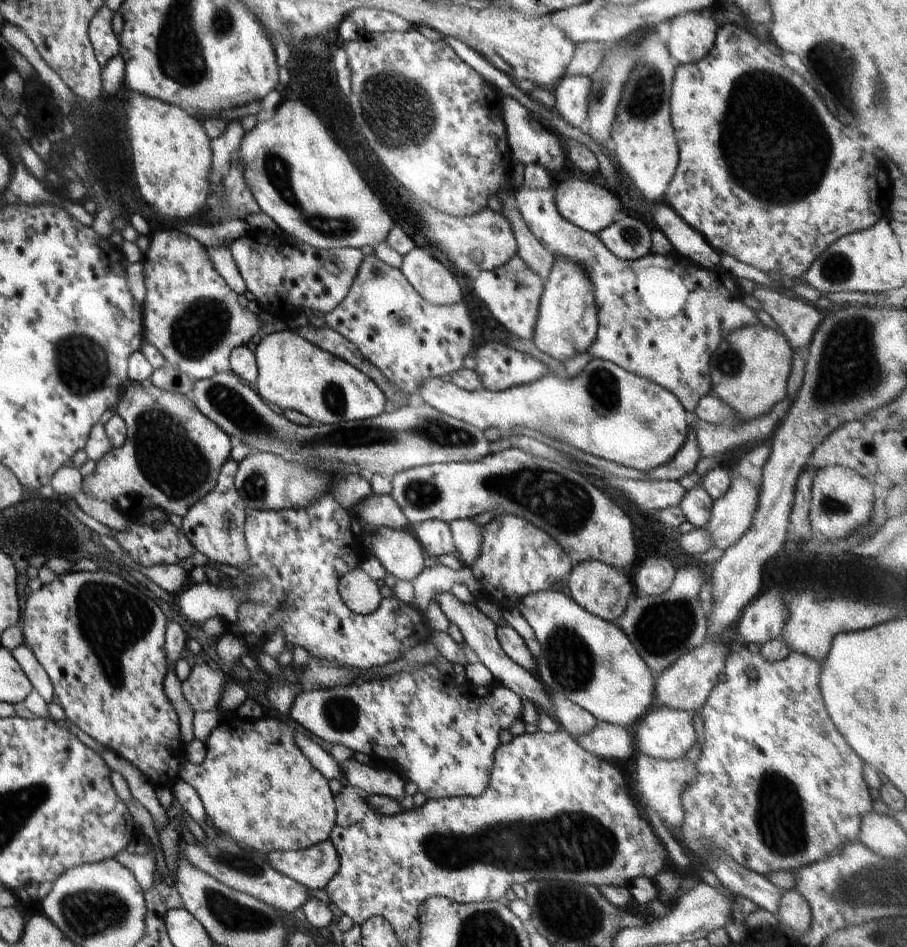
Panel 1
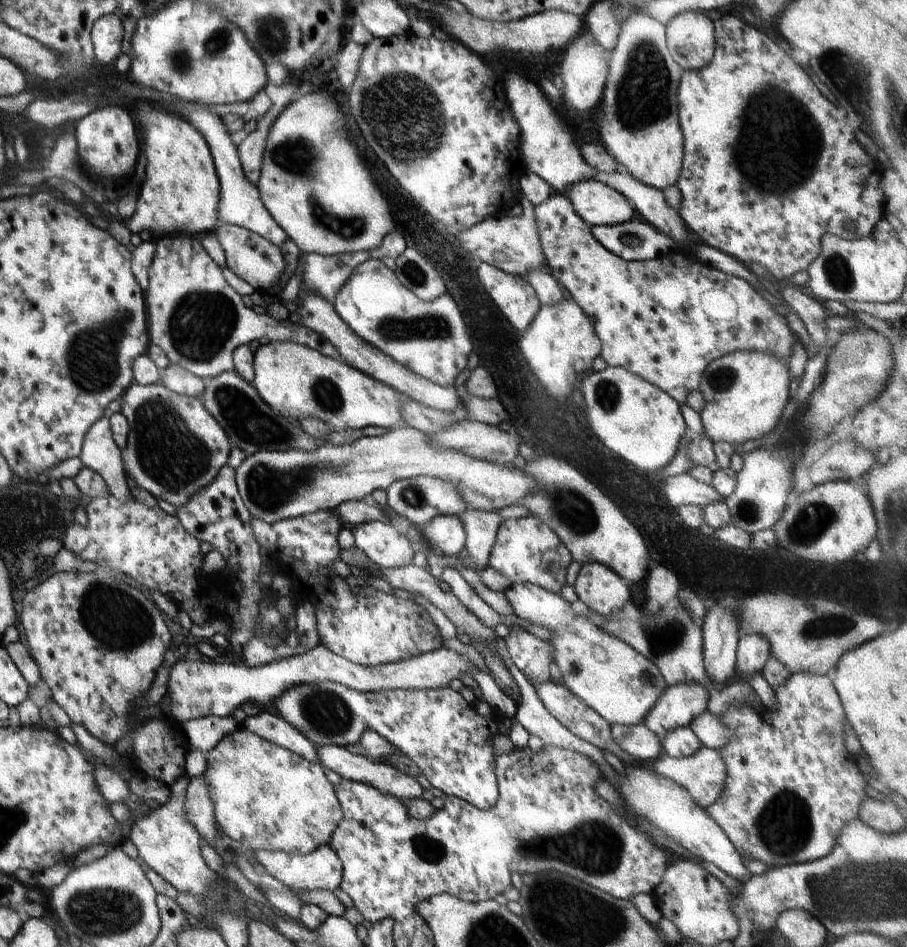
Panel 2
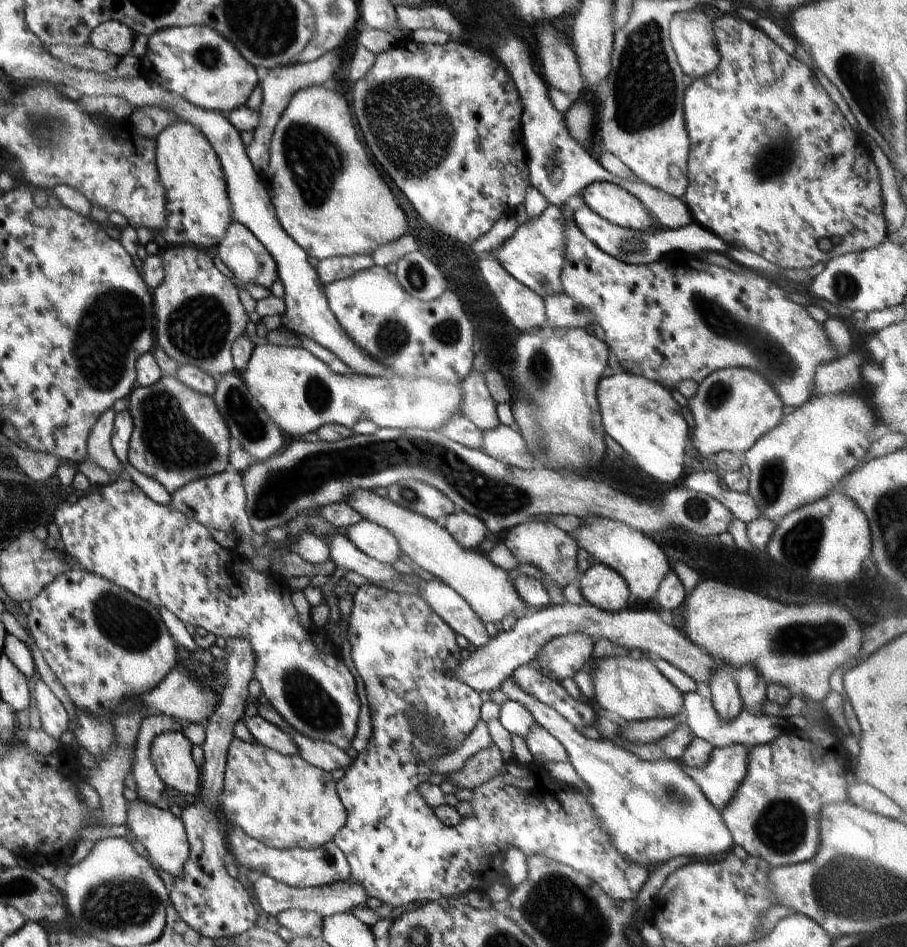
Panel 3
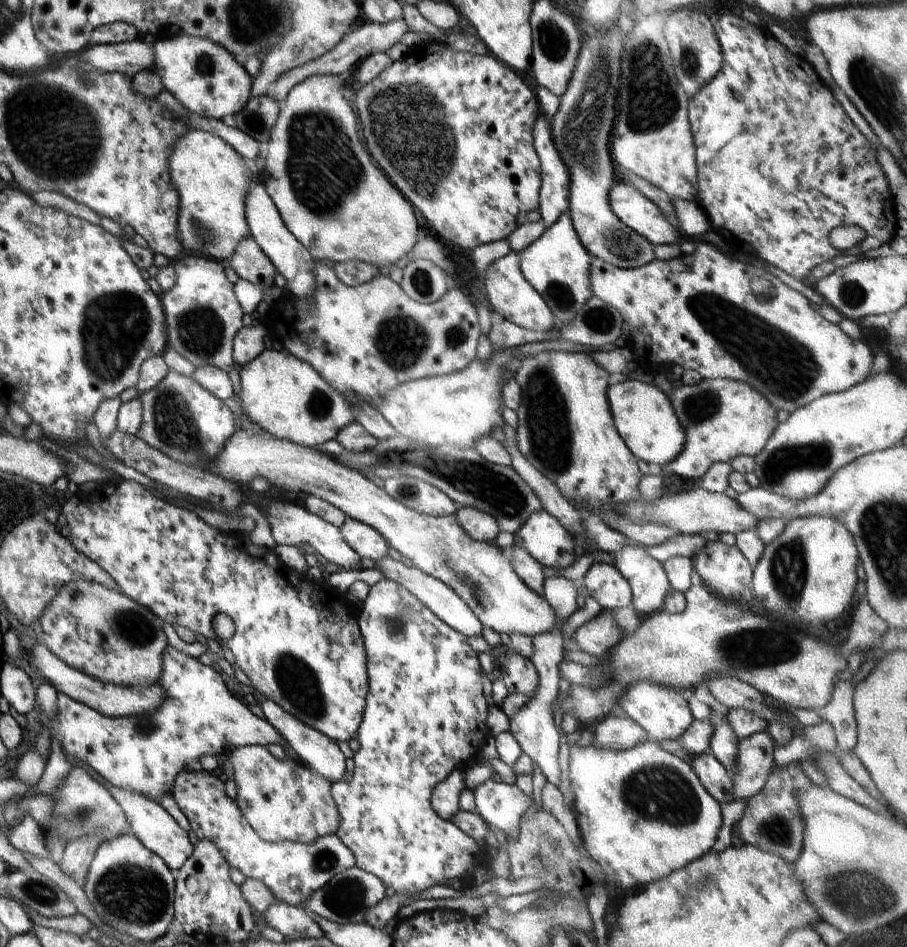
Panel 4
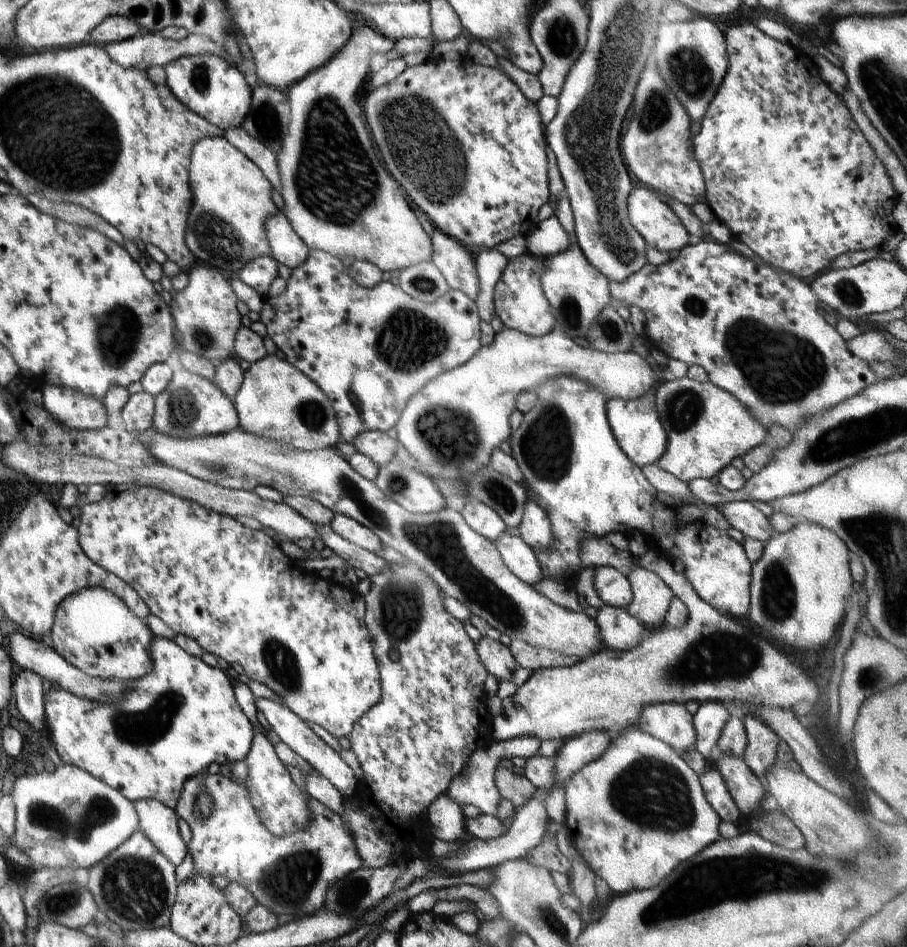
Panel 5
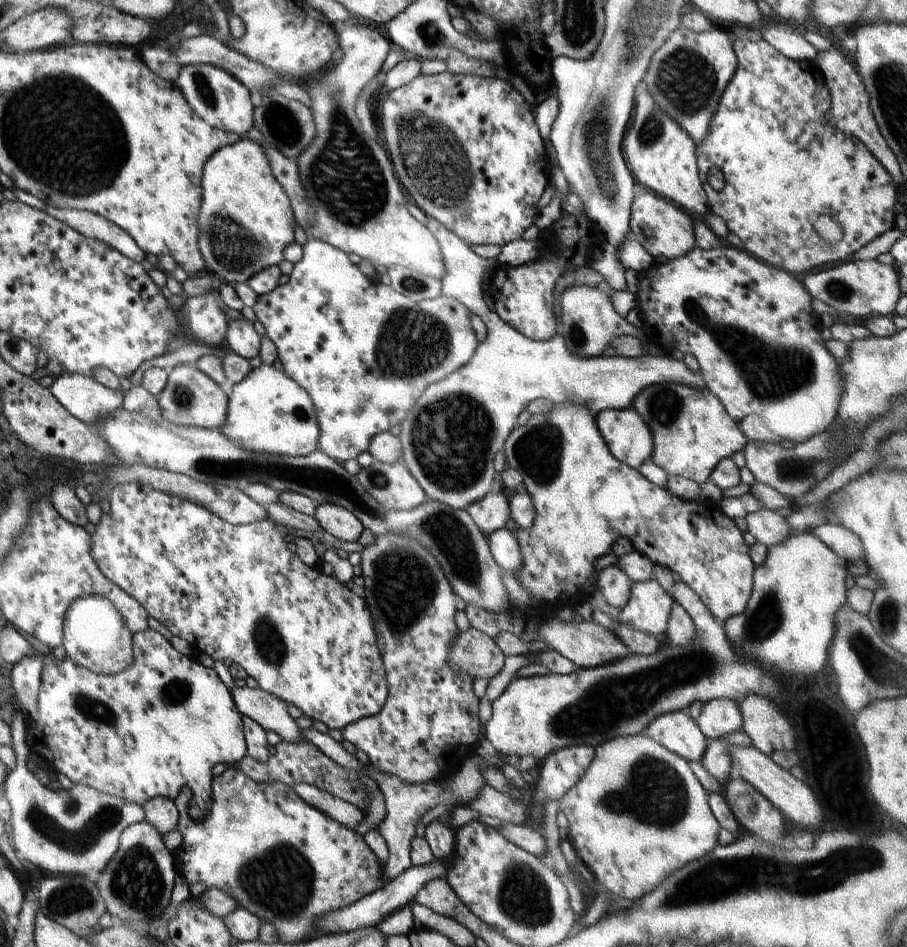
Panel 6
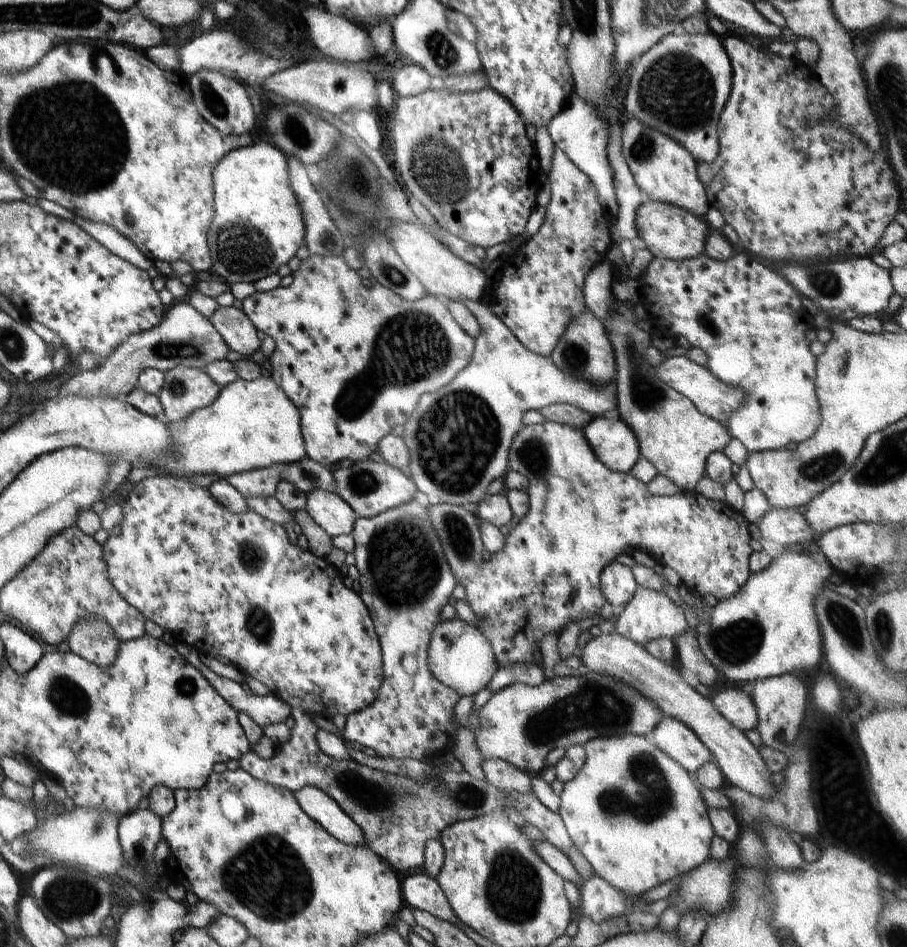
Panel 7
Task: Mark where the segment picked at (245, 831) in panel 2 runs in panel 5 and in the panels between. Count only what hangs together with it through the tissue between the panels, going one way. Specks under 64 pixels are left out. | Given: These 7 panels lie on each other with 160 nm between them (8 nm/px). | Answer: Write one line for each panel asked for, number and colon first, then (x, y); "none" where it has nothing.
3: (284, 802)
4: (282, 800)
5: (283, 807)

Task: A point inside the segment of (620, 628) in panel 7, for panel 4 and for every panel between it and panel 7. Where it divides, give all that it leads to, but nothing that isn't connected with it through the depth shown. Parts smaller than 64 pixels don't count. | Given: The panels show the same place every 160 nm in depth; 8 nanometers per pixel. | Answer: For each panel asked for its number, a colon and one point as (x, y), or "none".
4: (649, 584)
5: (651, 599)
6: (648, 610)

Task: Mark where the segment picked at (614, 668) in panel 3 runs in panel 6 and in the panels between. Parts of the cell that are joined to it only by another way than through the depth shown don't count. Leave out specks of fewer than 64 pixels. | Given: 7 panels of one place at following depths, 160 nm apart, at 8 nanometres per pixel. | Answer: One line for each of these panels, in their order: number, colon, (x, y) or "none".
4: (663, 712)
5: (671, 723)
6: (676, 731)

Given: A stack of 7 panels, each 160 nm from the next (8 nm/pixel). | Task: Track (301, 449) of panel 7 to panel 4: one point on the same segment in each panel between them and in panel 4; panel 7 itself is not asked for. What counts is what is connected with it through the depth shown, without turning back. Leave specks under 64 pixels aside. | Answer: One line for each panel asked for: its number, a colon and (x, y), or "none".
4: (285, 397)
5: (275, 401)
6: (268, 412)

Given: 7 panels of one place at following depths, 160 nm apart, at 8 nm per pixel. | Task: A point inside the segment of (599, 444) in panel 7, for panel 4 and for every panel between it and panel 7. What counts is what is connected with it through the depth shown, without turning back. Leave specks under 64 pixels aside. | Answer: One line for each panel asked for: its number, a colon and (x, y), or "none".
4: (643, 415)
5: (635, 423)
6: (630, 440)

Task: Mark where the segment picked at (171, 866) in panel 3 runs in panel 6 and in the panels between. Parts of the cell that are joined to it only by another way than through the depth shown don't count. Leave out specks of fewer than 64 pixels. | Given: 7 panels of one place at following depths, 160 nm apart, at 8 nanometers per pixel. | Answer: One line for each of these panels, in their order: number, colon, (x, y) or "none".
4: (153, 826)
5: (159, 823)
6: (161, 813)

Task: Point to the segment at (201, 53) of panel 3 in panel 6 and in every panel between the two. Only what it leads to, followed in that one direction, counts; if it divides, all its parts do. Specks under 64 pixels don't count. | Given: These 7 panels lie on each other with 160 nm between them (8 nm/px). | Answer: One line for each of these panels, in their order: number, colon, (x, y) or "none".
4: (203, 76)
5: (217, 91)
6: (222, 101)

